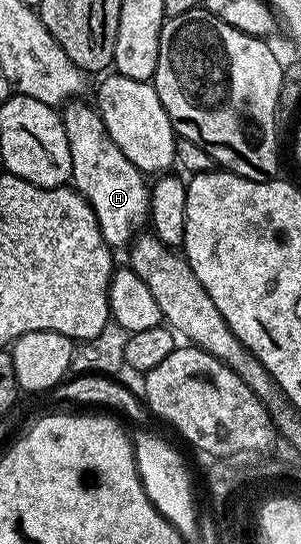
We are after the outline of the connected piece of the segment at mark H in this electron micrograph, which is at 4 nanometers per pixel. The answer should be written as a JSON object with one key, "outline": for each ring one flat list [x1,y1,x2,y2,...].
{"outline":[[70,101,64,104,60,112,71,151,71,183,91,205,99,221,99,229,110,248,125,249,149,219,150,184,143,172,127,161,127,157,123,157,123,149,111,141,107,125,103,125,103,117,96,106,92,102,81,102,85,101]]}

